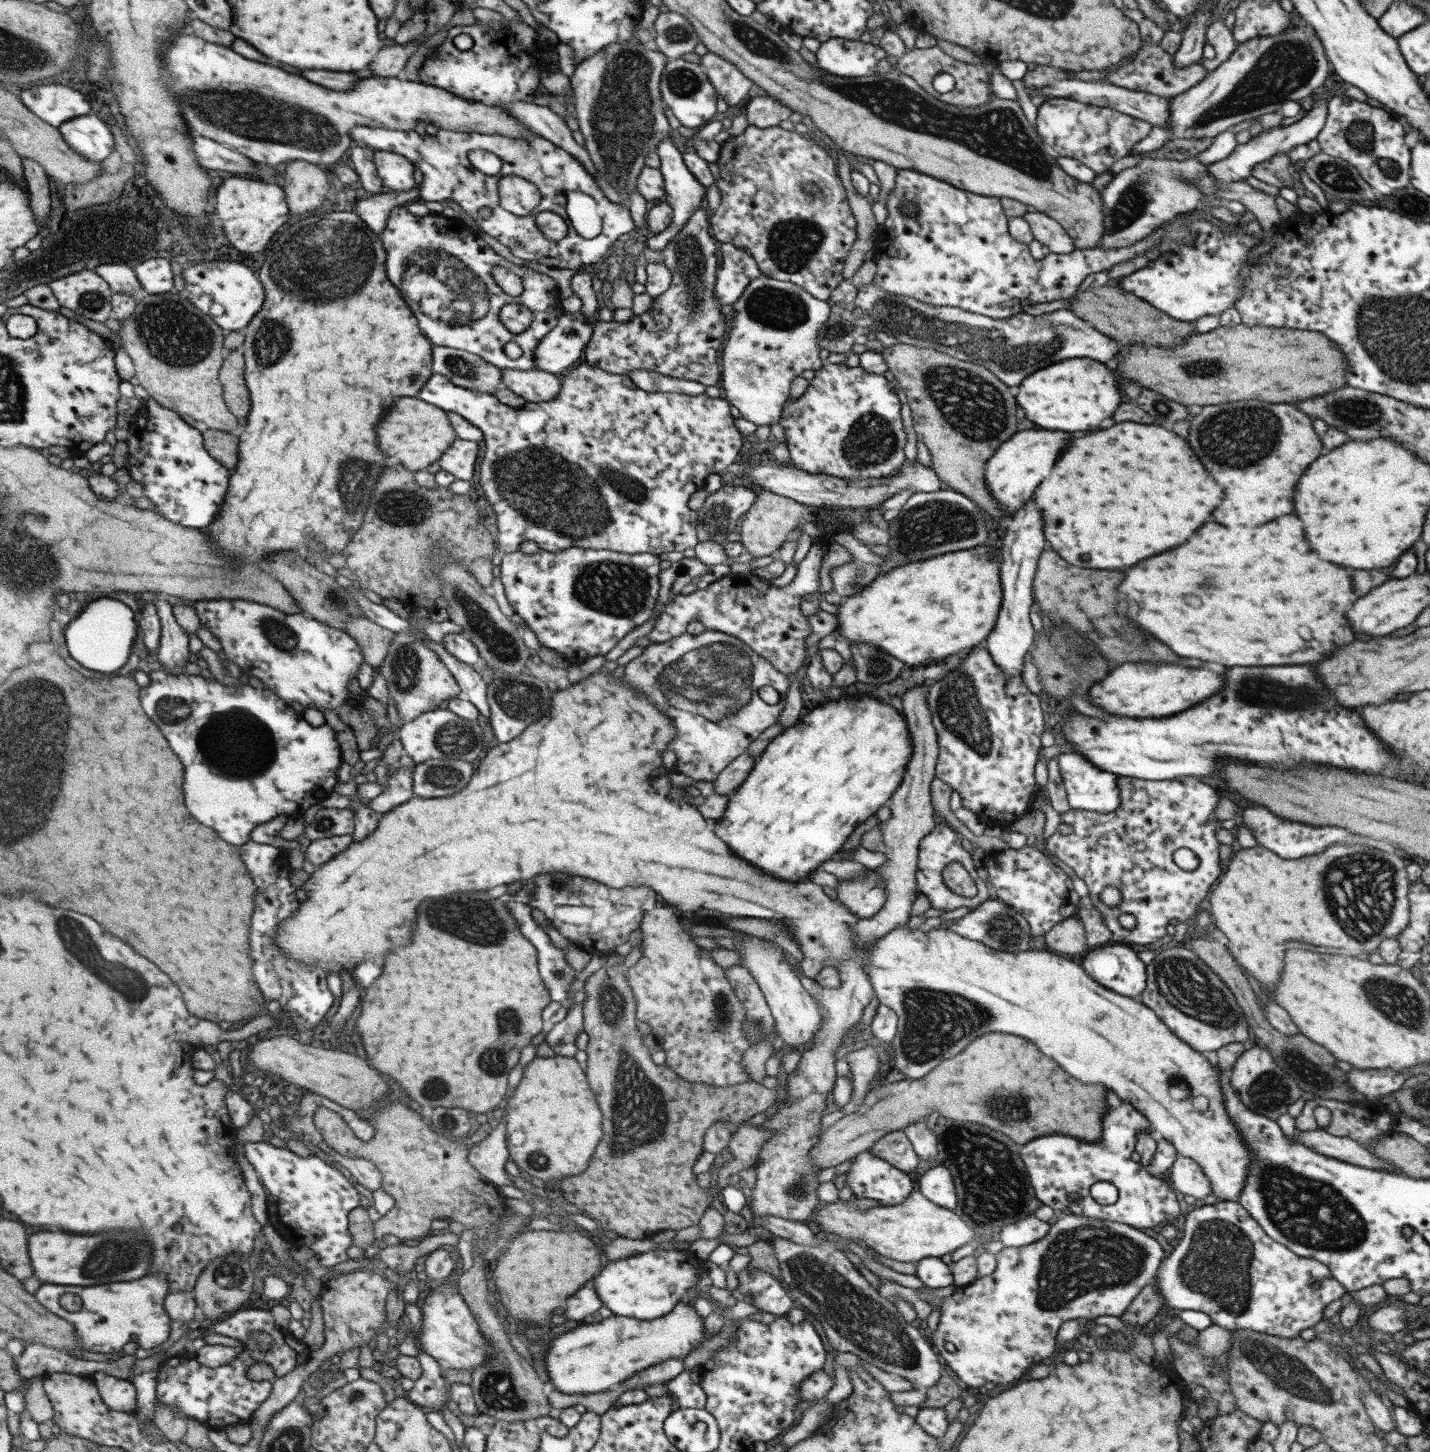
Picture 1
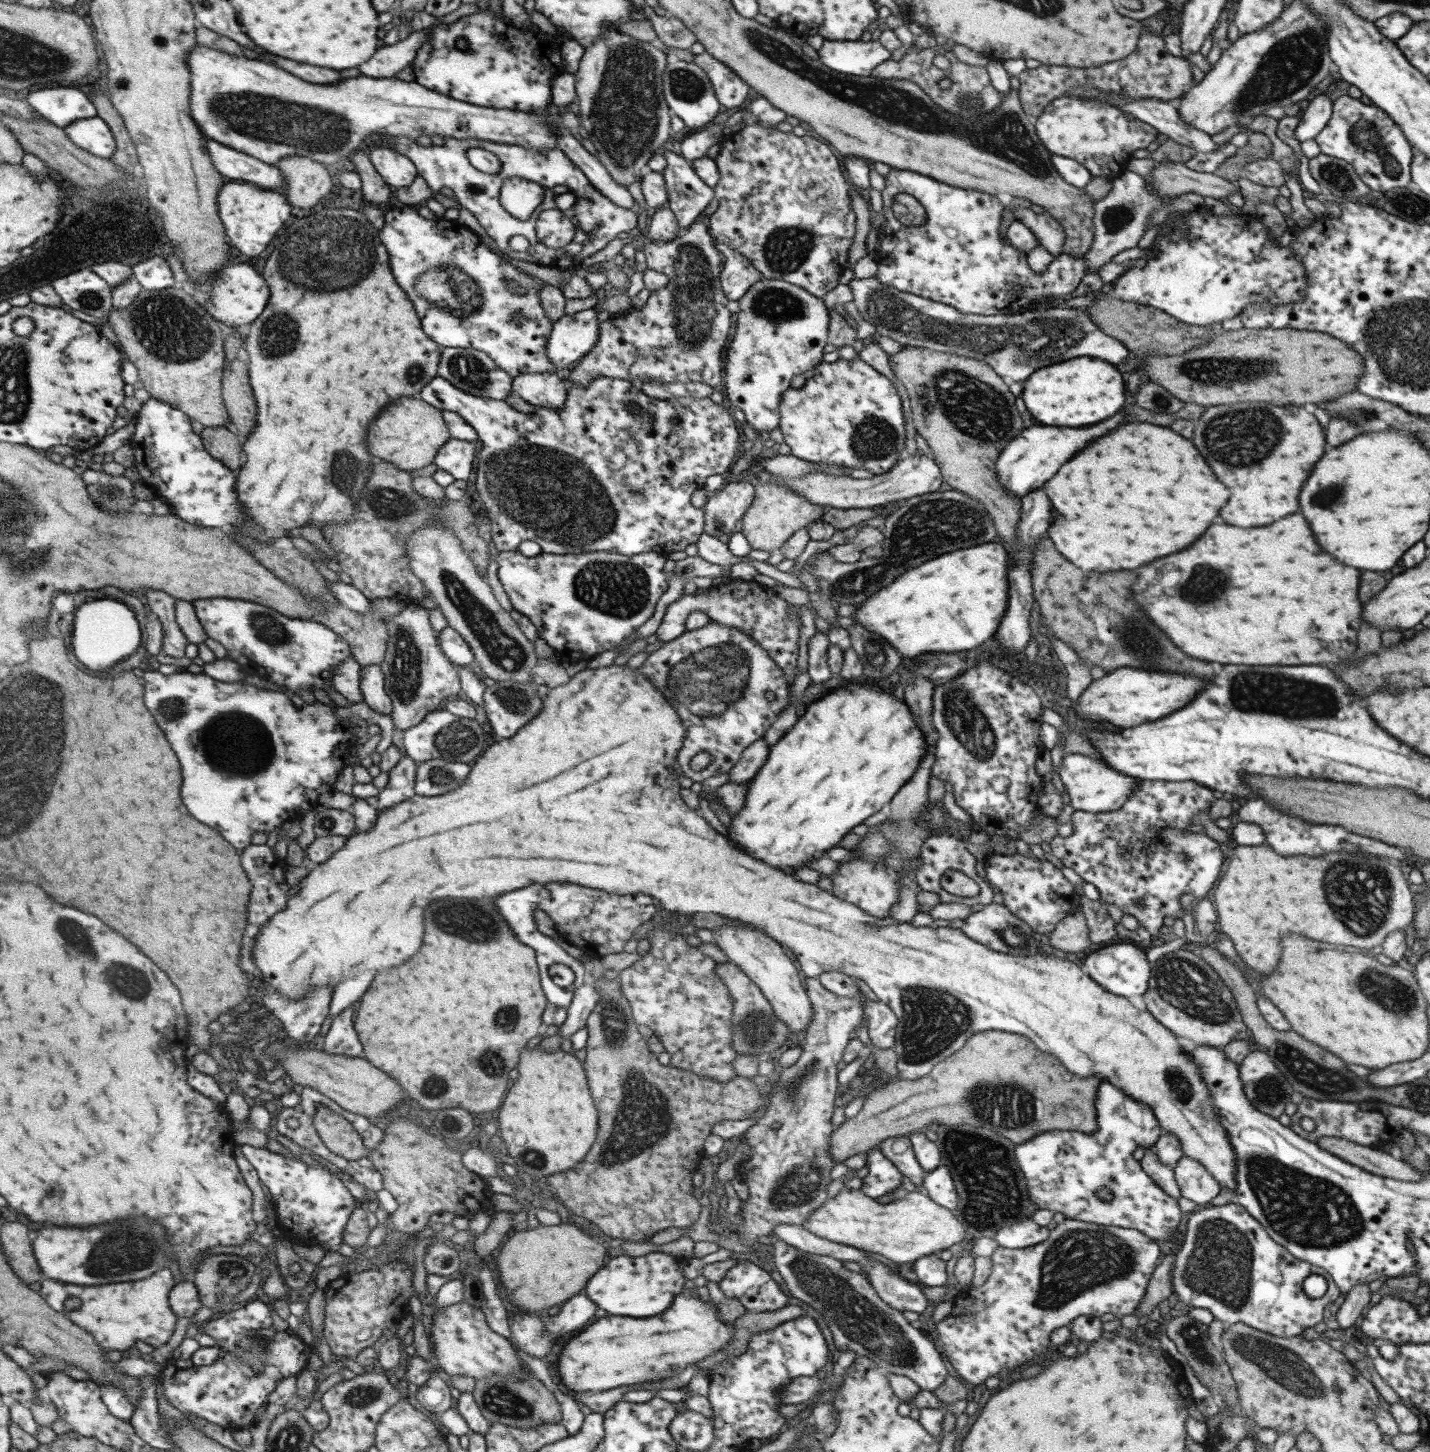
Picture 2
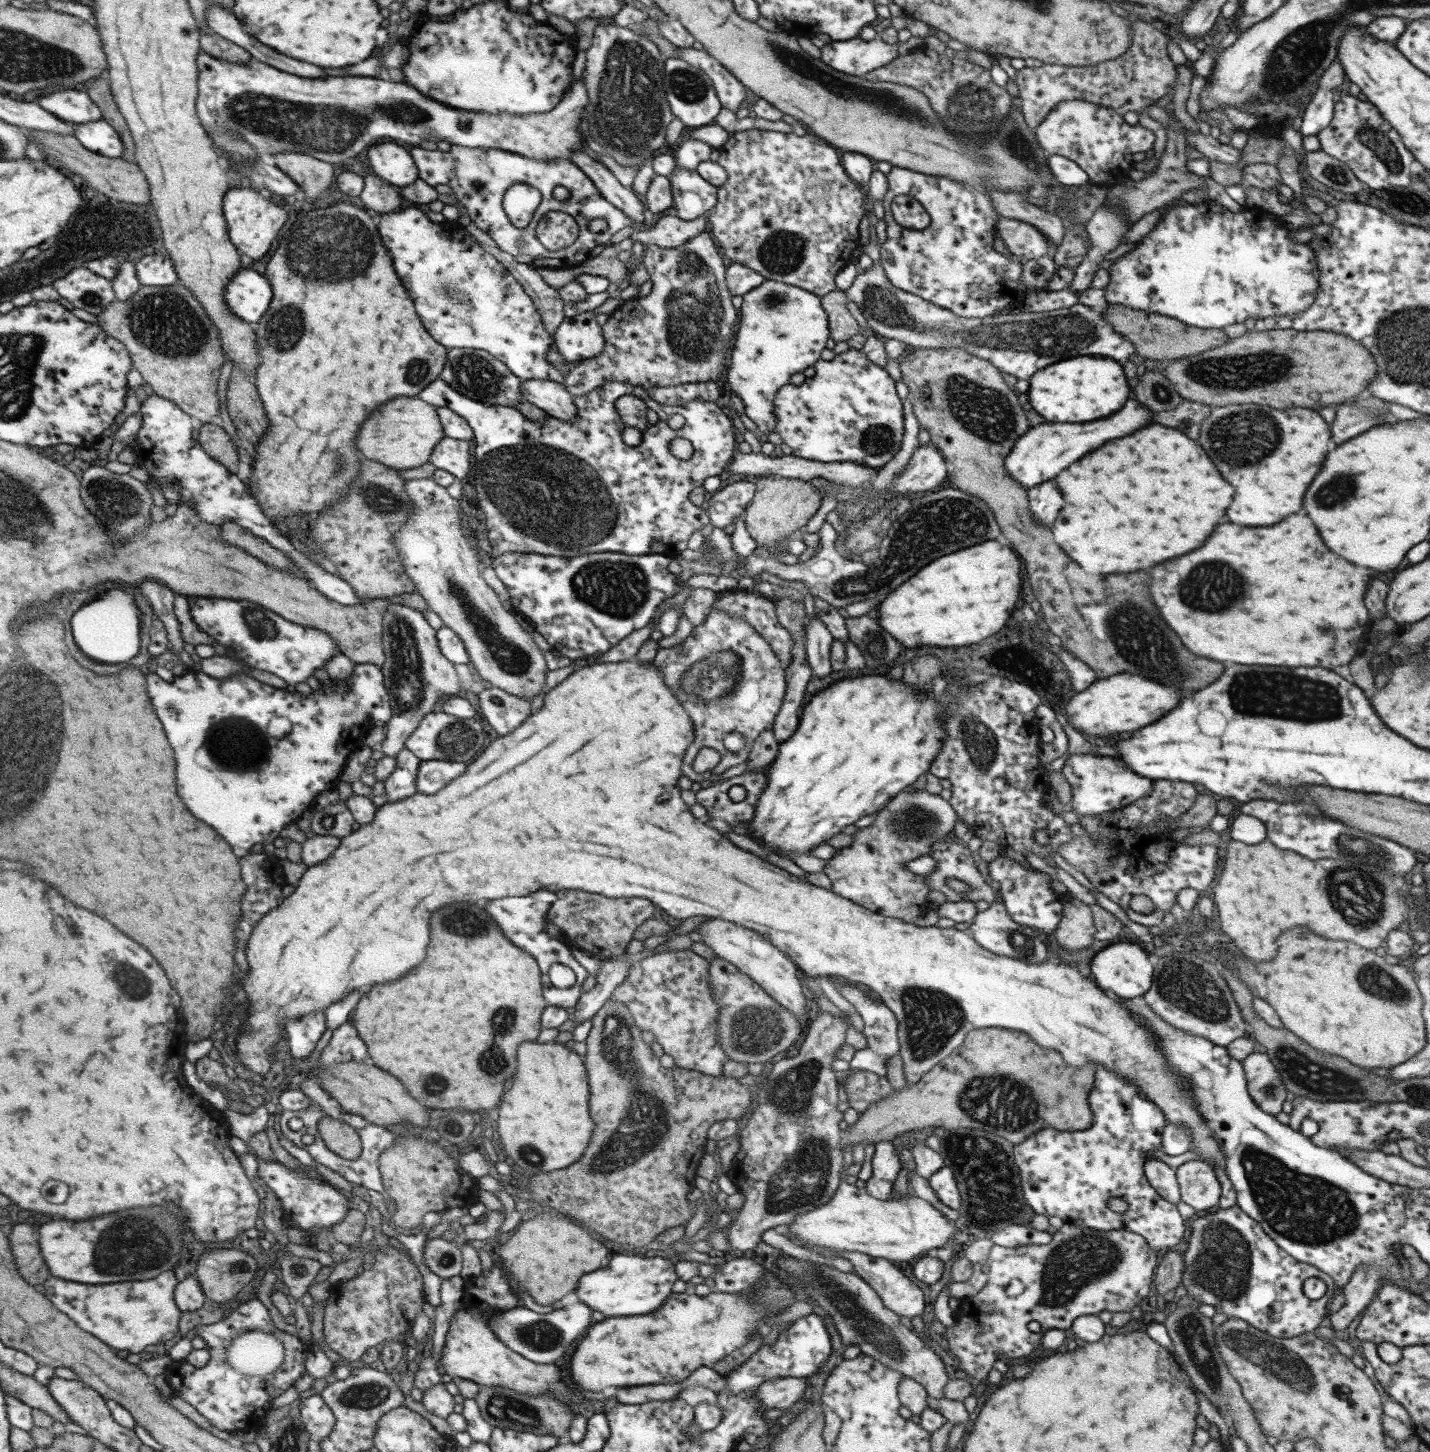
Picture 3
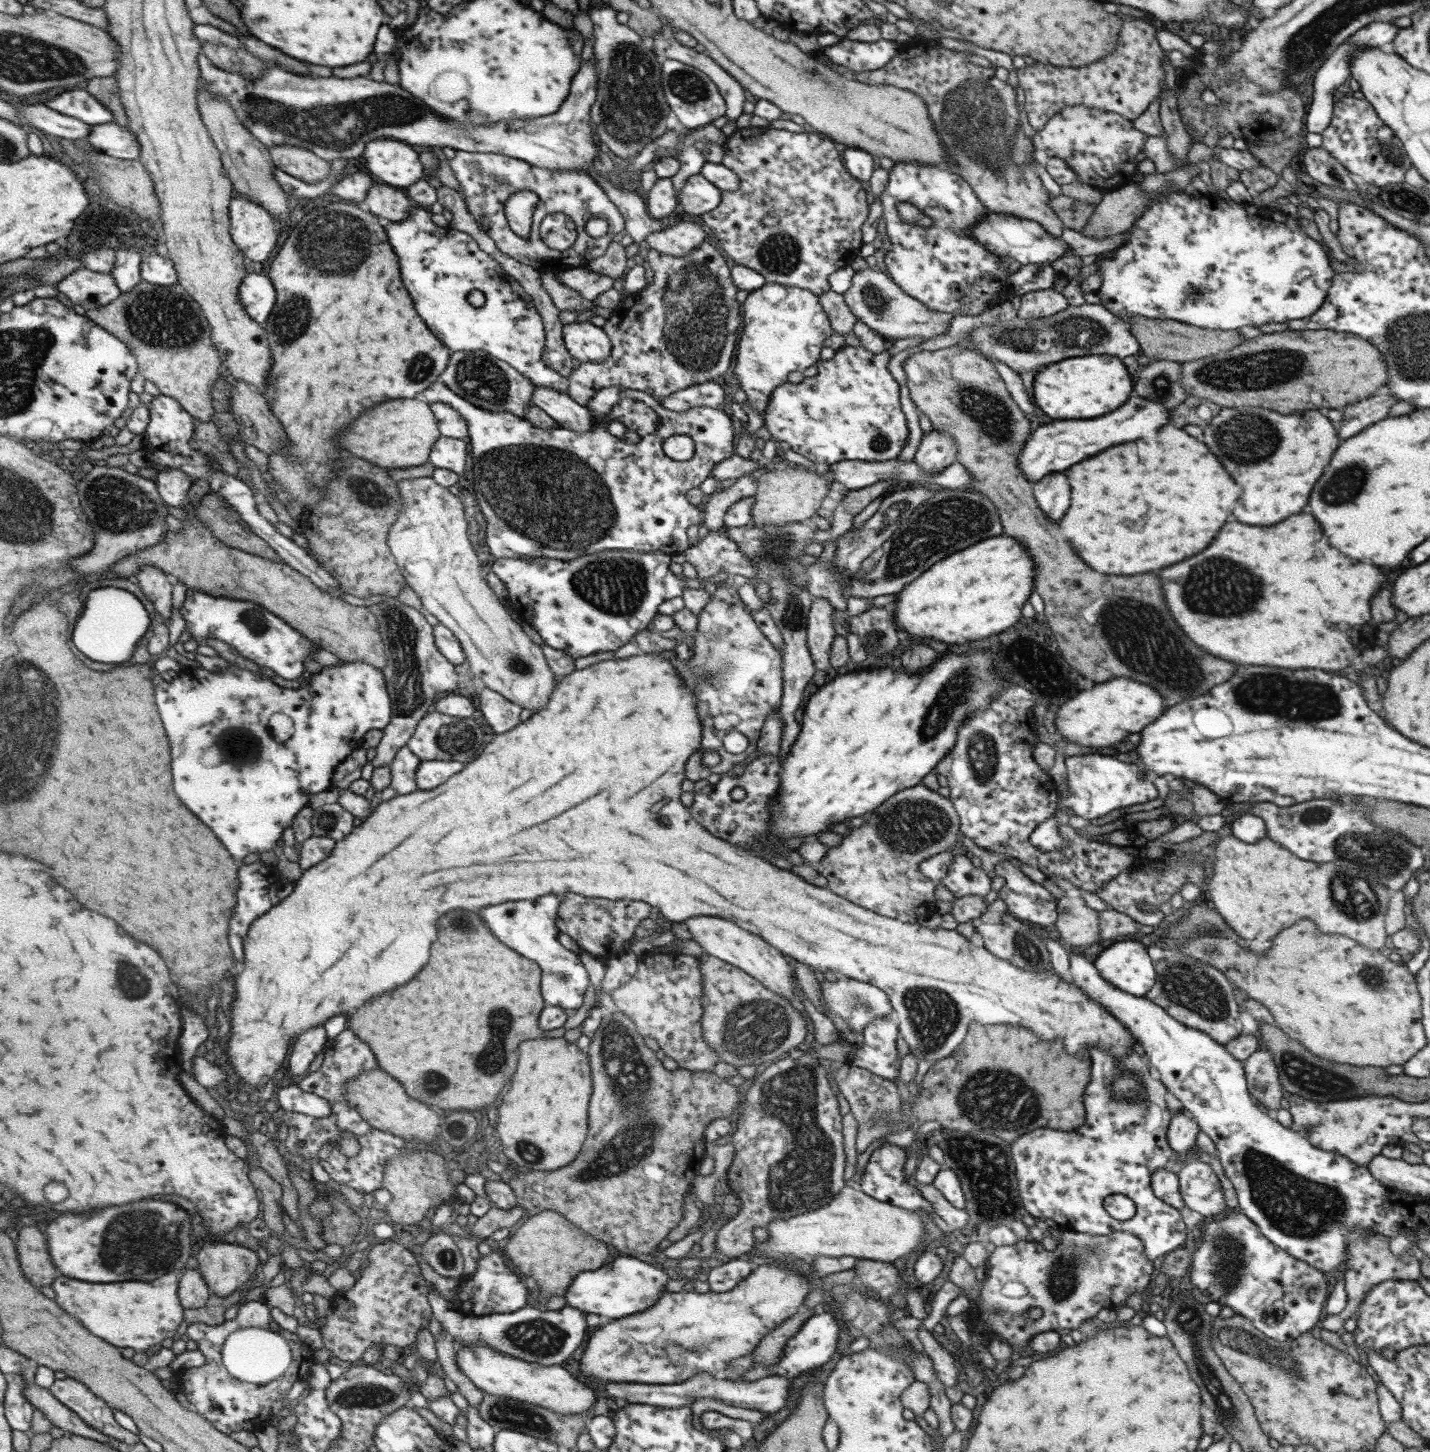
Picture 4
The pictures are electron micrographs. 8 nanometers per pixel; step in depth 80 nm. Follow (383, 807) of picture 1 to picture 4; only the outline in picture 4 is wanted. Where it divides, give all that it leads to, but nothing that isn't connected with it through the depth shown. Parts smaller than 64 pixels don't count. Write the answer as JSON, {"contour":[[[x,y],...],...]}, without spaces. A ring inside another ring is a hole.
{"contour":[[[402,746],[388,765],[390,770],[389,787],[397,795],[407,794],[416,789],[414,774],[420,760],[406,747]]]}

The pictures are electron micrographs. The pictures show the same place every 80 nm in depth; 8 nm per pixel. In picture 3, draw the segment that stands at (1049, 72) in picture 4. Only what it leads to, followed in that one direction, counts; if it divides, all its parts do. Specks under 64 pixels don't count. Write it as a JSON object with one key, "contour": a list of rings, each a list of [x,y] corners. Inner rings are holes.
{"contour":[[[1145,18],[1130,24],[1131,44],[1117,58],[1107,59],[1094,65],[1068,67],[1041,65],[1023,67],[1016,71],[1014,82],[1021,101],[1021,114],[1025,124],[1039,126],[1047,113],[1061,100],[1083,100],[1113,109],[1117,114],[1141,112],[1157,99],[1169,94],[1175,82],[1175,65],[1167,56],[1167,37]]]}

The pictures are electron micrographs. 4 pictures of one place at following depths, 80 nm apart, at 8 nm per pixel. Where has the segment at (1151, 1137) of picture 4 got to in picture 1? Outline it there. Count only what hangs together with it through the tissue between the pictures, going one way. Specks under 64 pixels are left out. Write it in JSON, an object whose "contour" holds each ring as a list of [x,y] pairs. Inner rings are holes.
{"contour":[[[1106,1089],[1104,1094],[1104,1108],[1102,1112],[1102,1131],[1101,1140],[1095,1144],[1089,1142],[1079,1142],[1071,1136],[1063,1136],[1063,1134],[1049,1134],[1049,1136],[1041,1136],[1035,1138],[1027,1144],[1023,1144],[1019,1148],[1019,1156],[1021,1162],[1025,1166],[1025,1170],[1033,1189],[1035,1198],[1042,1202],[1045,1206],[1049,1206],[1052,1210],[1063,1210],[1067,1208],[1071,1215],[1086,1216],[1087,1218],[1100,1218],[1100,1220],[1109,1220],[1118,1222],[1119,1224],[1127,1224],[1137,1230],[1158,1229],[1164,1224],[1170,1224],[1171,1220],[1177,1218],[1182,1211],[1179,1196],[1169,1187],[1169,1184],[1163,1182],[1158,1176],[1150,1175],[1144,1166],[1139,1162],[1131,1160],[1131,1152],[1134,1150],[1135,1135],[1144,1128],[1150,1128],[1149,1121],[1141,1114],[1131,1103],[1120,1099],[1112,1090]],[[1095,1182],[1109,1182],[1117,1189],[1117,1200],[1109,1206],[1101,1206],[1097,1204],[1091,1196],[1089,1196],[1089,1186]],[[1069,1194],[1076,1194],[1078,1199],[1072,1201]]]}

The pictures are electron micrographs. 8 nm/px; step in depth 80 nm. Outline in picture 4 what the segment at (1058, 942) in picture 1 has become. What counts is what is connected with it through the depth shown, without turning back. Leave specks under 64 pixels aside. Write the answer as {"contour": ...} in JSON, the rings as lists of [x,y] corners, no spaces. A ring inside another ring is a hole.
{"contour":[[[1076,893],[1066,897],[1058,897],[1056,900],[1057,920],[1052,926],[1059,933],[1059,938],[1063,942],[1068,943],[1071,948],[1079,948],[1079,946],[1087,946],[1098,940],[1099,935],[1099,918],[1098,912],[1088,908],[1085,902]]]}

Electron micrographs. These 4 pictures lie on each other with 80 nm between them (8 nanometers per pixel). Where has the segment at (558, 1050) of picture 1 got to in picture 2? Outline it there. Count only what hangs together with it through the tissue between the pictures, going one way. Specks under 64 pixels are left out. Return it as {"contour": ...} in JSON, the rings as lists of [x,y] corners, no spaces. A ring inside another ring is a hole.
{"contour":[[[589,981],[582,983],[573,992],[571,1003],[566,1008],[566,1019],[560,1024],[557,1034],[564,1038],[570,1038],[571,1034],[579,1028],[586,1026],[587,1017],[599,1001],[599,994]]]}

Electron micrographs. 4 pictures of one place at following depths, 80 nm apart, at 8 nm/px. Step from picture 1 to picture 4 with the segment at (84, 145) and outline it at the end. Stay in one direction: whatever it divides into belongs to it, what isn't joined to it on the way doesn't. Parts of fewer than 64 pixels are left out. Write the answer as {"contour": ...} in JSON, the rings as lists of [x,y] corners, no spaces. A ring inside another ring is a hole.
{"contour":[[[109,122],[107,124],[94,125],[88,140],[98,152],[109,156],[137,160],[142,153],[142,146],[137,135],[120,124]]]}

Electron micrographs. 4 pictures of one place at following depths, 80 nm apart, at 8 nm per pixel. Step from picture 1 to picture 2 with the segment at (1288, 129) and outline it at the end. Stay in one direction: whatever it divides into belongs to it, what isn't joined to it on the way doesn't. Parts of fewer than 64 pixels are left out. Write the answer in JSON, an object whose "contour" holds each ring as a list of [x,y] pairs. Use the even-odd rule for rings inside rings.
{"contour":[[[1322,92],[1315,94],[1298,115],[1299,120],[1294,130],[1295,140],[1300,143],[1317,136],[1330,119],[1331,113],[1332,101]]]}

